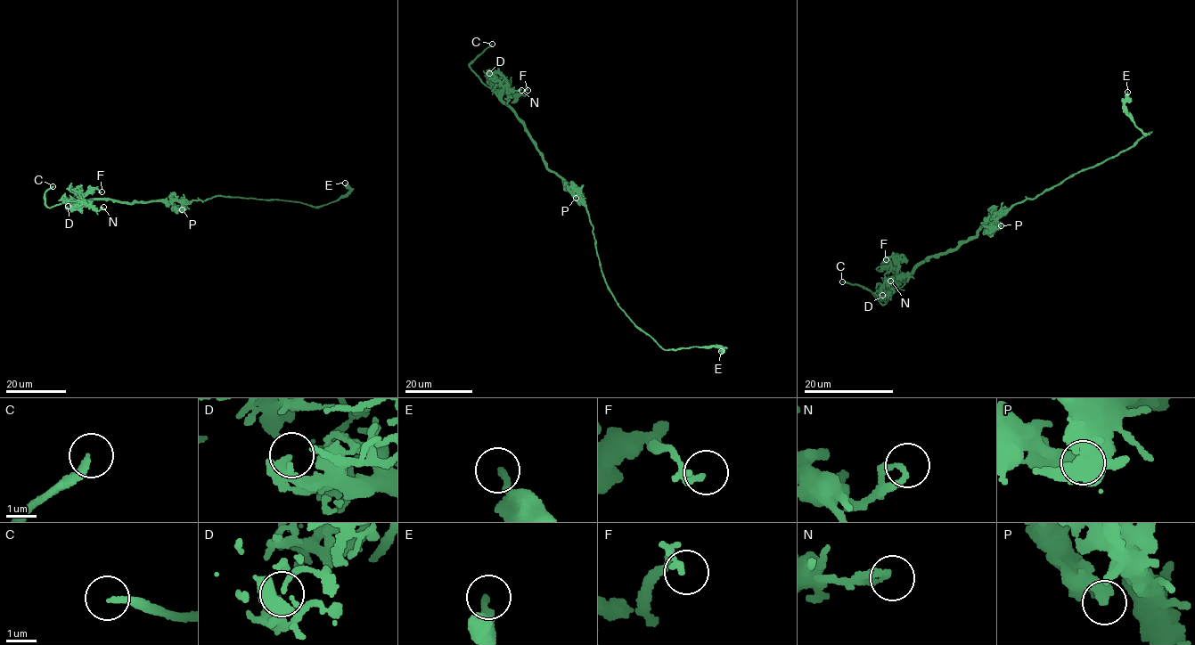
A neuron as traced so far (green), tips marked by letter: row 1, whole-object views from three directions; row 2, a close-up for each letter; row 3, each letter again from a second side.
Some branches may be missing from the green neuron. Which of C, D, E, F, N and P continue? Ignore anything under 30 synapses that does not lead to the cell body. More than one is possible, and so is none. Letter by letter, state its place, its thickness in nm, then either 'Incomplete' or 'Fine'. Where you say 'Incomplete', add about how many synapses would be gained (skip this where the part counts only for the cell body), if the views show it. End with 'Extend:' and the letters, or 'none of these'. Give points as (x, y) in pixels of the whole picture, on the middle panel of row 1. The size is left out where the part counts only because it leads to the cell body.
C: Place: (492, 44). Thickness 240 nm. Incomplete
D: Place: (489, 73). Thickness 320 nm. Fine
E: Place: (721, 351). Thickness 200 nm. Fine
F: Place: (527, 90). Thickness 130 nm. Fine
N: Place: (521, 90). Thickness 280 nm. Fine
P: Place: (576, 198). Thickness 420 nm. Fine
Extend: C

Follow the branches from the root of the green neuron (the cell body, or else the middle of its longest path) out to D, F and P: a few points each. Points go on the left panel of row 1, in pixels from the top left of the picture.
D: (196, 200), (131, 202), (97, 198), (82, 200), (80, 208), (68, 206)
F: (196, 200), (131, 202), (101, 198), (82, 200), (95, 188), (102, 191)
P: (196, 200), (173, 201), (182, 209)

